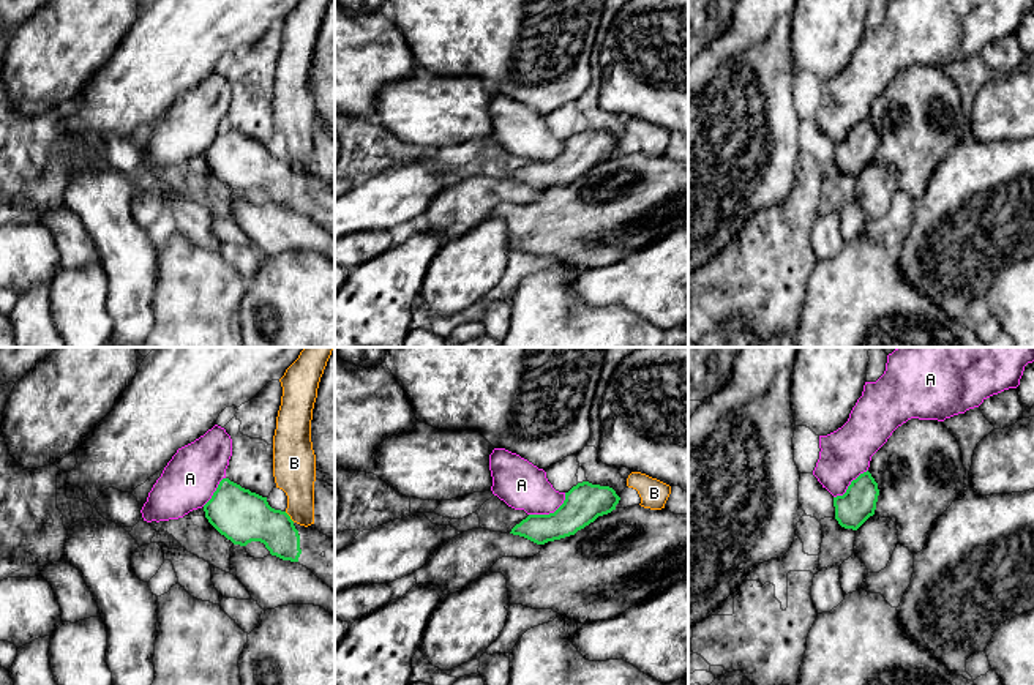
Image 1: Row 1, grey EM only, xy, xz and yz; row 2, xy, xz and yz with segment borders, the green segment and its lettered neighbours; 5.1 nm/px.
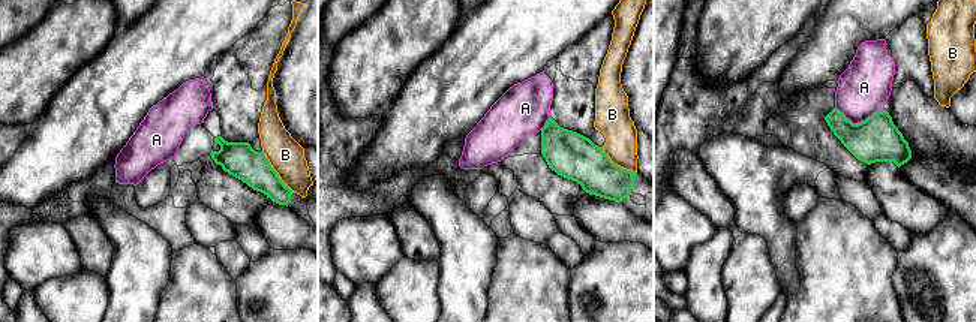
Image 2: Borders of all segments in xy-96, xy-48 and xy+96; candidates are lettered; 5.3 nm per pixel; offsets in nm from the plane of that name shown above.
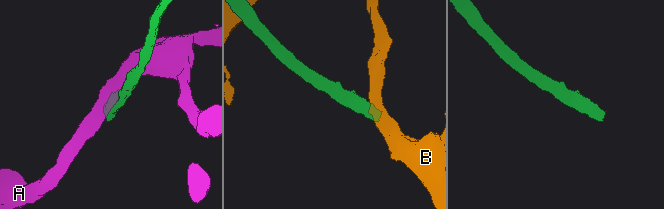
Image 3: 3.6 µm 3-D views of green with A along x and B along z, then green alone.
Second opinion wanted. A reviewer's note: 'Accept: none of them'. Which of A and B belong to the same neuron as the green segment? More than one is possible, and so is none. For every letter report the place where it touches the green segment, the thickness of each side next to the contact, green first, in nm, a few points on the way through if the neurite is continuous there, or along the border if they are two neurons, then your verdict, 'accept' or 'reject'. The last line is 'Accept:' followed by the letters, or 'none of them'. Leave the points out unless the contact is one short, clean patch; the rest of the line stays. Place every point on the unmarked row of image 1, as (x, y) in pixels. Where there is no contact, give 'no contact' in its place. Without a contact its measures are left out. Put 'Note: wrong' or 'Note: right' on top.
Note: right
A: xz (550, 160) | 200/240 nm | along xz (565, 139), (565, 145), (551, 160), (529, 161) | reject
B: xy (289, 163) | 280/220 nm | along xy (284, 158), (294, 168) | reject
Accept: none of them

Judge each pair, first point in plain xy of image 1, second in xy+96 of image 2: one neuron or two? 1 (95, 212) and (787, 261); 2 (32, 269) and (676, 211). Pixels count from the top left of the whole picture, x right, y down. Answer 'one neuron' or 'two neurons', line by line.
1: one neuron
2: one neuron

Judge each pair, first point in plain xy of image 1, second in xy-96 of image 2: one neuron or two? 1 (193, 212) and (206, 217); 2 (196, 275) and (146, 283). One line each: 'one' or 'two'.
1: one
2: two

